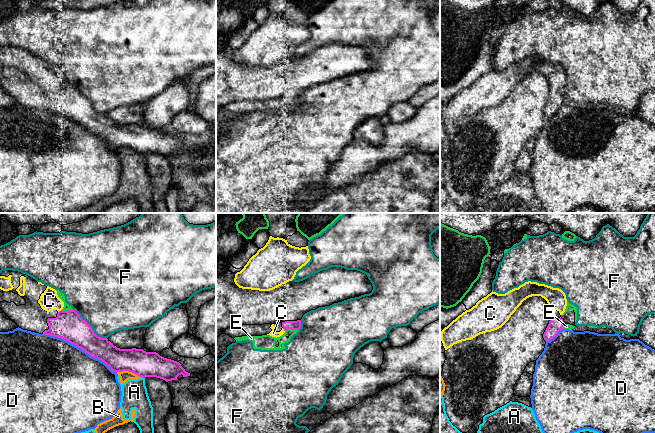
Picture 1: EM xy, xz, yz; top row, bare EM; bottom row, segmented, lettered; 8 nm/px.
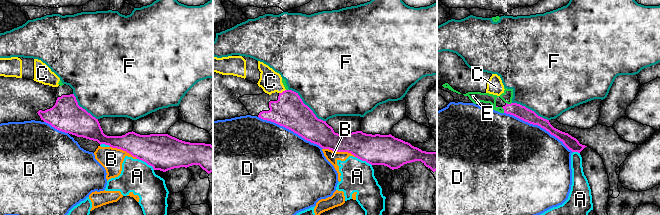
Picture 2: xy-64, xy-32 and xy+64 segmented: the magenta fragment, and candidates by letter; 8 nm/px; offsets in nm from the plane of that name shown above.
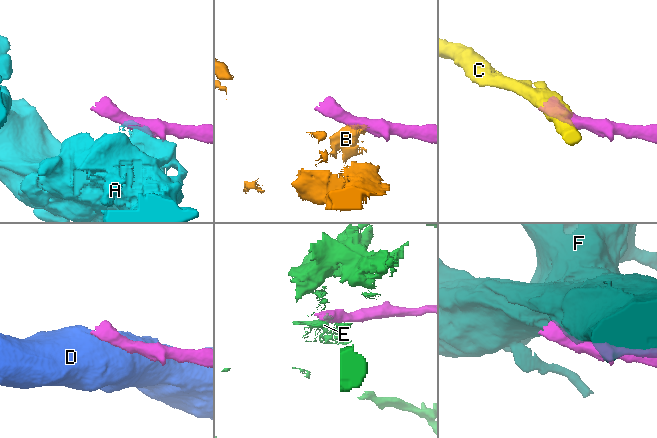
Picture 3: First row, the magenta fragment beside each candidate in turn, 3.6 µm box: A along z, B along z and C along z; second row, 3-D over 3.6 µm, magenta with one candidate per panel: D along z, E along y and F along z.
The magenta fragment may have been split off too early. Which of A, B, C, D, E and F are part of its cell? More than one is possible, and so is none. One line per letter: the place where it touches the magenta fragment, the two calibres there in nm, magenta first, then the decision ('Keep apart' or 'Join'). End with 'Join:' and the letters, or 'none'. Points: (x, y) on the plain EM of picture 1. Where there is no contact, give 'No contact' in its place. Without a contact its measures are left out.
A: Touches magenta at xy (142, 153). Thickness 200 nm (magenta) against 200 nm. Keep apart
B: Touches magenta at xy (128, 146). Thickness 200 nm (magenta) against 80 nm. Keep apart
C: Touches magenta at xy (59, 87). Thickness 240 nm (magenta) against 160 nm. Join
D: Touches magenta at xy (80, 124). Thickness 240 nm (magenta) against 500 nm. Keep apart
E: Touches magenta at xz (291, 105). Thickness 80 nm (magenta) against 130 nm. Keep apart
F: Touches magenta at xy (91, 103). Thickness 240 nm (magenta) against 480 nm. Keep apart
Join: C

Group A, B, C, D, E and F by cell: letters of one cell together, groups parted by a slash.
A B / C / D / E F

